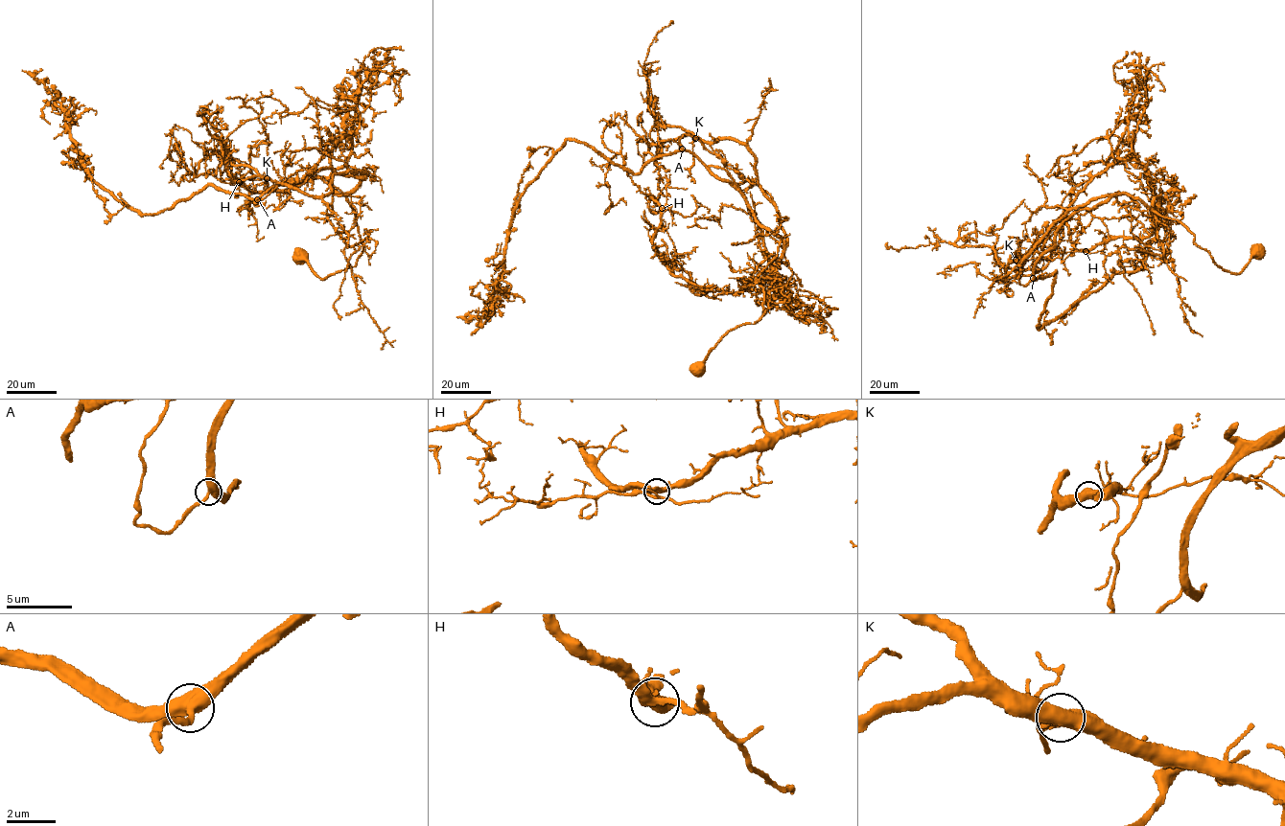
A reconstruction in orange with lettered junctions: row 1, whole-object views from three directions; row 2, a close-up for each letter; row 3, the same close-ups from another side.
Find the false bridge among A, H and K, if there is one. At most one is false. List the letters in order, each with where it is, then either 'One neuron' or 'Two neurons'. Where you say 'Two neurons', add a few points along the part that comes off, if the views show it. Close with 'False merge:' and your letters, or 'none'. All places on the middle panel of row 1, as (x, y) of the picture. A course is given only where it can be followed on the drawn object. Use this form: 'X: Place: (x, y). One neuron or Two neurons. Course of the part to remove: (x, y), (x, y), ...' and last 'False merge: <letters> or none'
A: Place: (682, 149). One neuron
H: Place: (662, 208). One neuron
K: Place: (695, 138). One neuron
False merge: none

